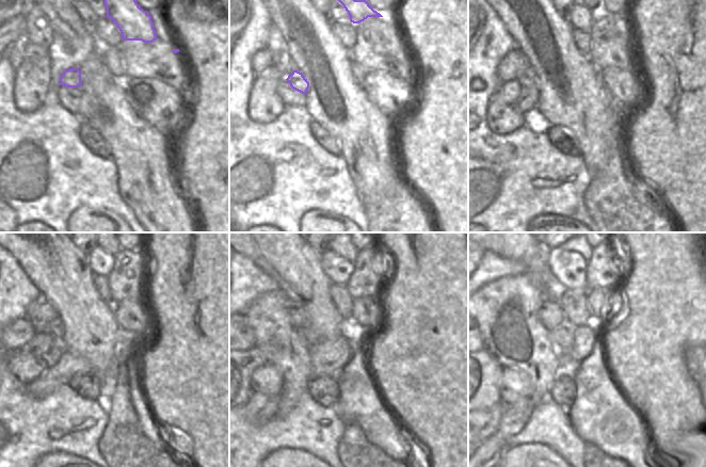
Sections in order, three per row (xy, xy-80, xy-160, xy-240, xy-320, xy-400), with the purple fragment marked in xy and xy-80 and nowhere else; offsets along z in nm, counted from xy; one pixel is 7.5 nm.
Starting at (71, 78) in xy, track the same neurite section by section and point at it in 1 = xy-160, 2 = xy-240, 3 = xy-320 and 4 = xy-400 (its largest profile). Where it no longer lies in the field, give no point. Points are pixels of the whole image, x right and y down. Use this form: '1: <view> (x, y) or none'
1: xy-160 (528, 98)
2: xy-240 (42, 342)
3: xy-320 (251, 359)
4: xy-400 (490, 371)

